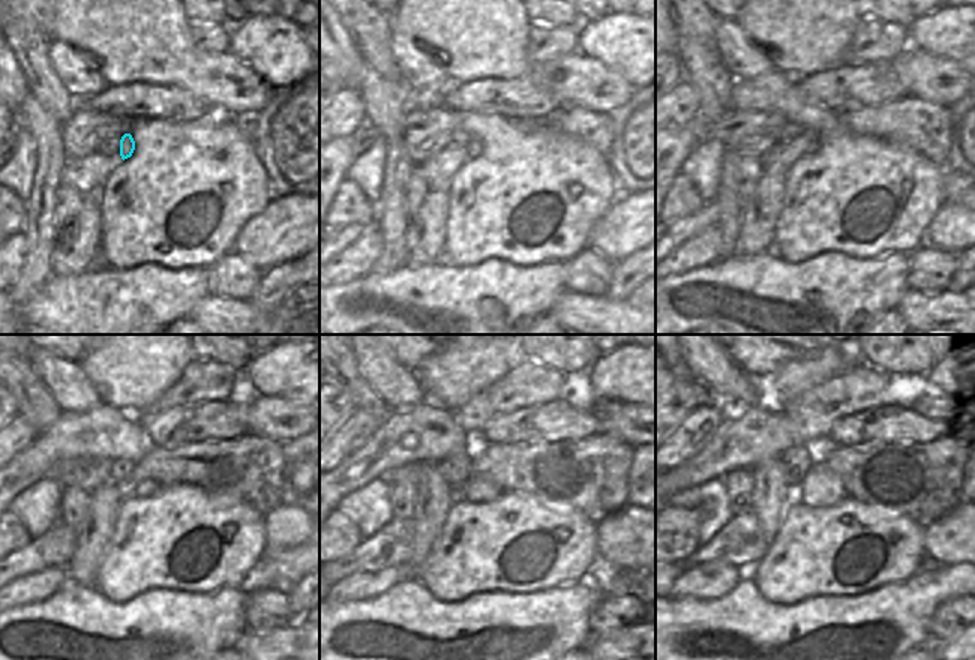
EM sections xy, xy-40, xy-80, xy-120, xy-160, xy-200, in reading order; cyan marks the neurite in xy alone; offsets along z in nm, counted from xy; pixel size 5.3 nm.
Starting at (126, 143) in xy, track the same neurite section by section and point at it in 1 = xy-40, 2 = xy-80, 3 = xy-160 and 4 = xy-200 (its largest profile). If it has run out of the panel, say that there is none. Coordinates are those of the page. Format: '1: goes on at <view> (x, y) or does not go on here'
1: goes on at xy-40 (473, 146)
2: goes on at xy-80 (815, 147)
3: goes on at xy-160 (477, 488)
4: goes on at xy-200 (821, 488)

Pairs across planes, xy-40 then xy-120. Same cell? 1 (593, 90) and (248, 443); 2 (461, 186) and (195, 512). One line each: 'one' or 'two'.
1: two
2: one

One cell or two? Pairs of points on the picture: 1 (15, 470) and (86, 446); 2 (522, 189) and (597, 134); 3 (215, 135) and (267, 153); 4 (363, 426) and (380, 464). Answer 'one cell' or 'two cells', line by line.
1: one cell
2: two cells
3: two cells
4: two cells

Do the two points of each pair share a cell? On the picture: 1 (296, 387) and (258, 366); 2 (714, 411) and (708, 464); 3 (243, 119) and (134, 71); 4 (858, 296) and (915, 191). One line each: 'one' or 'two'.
1: one
2: two
3: two
4: two

